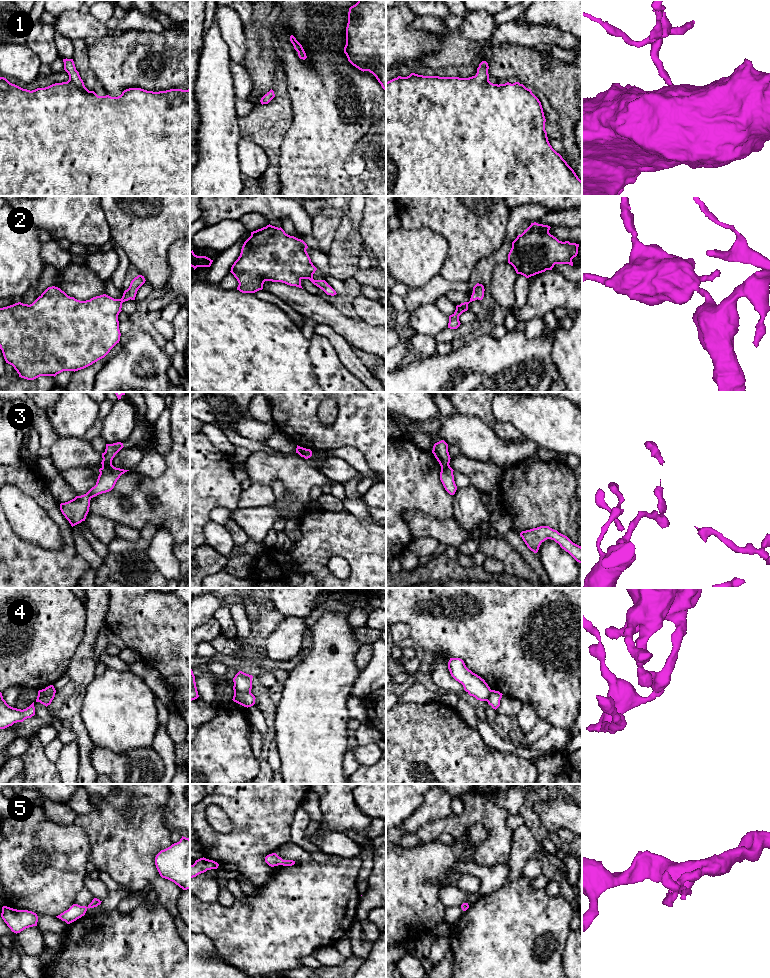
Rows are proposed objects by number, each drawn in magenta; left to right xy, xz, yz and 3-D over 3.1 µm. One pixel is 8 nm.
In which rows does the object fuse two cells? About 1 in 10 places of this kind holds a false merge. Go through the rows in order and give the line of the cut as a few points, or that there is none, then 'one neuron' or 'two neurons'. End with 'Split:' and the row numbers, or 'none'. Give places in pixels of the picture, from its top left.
1: no cut | one neuron
2: no cut | one neuron
3: xy (111, 463), (102, 467) | two neurons
4: xy (38, 691), (44, 694), (54, 694) | two neurons
5: no cut | one neuron
Split: 3, 4

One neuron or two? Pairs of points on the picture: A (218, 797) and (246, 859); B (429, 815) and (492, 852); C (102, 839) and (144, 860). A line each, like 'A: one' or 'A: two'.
A: one
B: two
C: one

